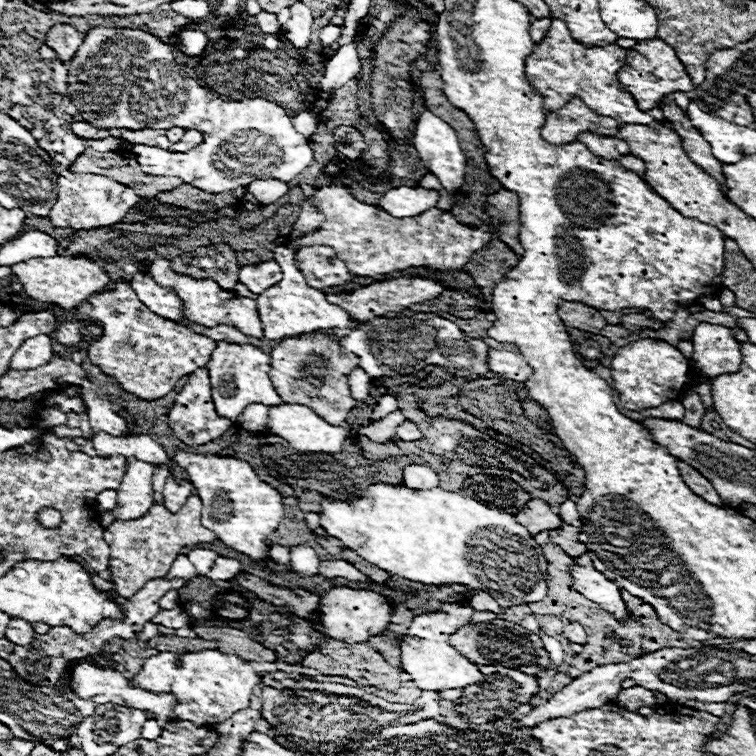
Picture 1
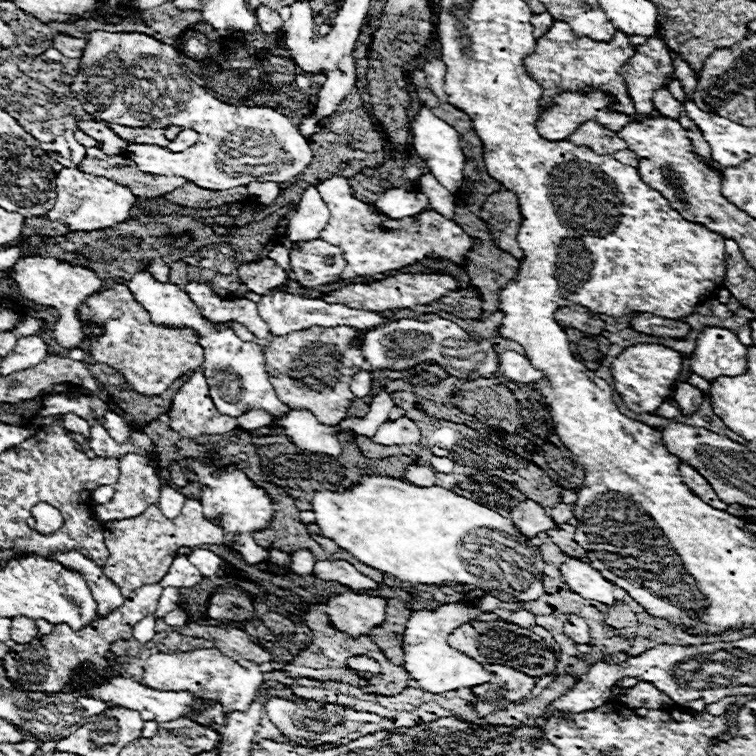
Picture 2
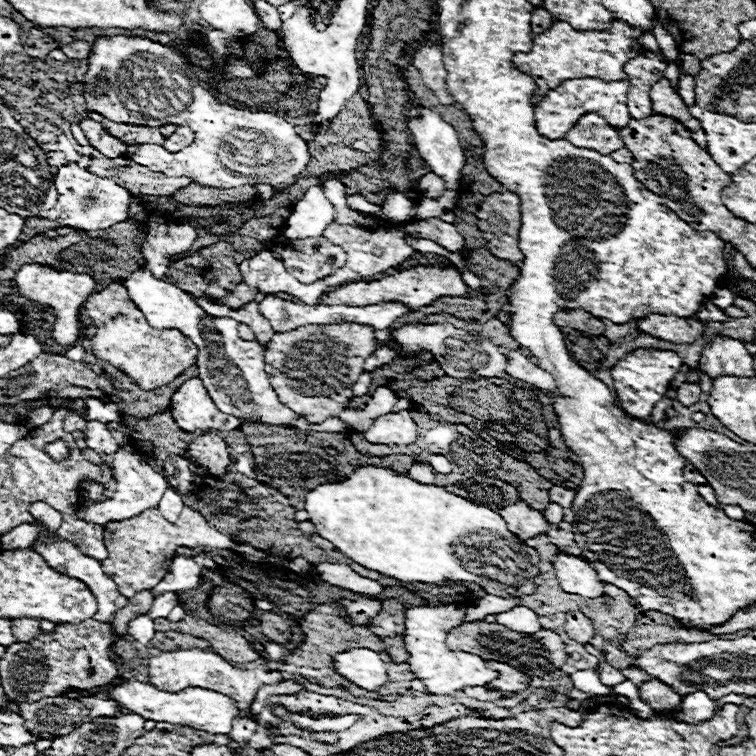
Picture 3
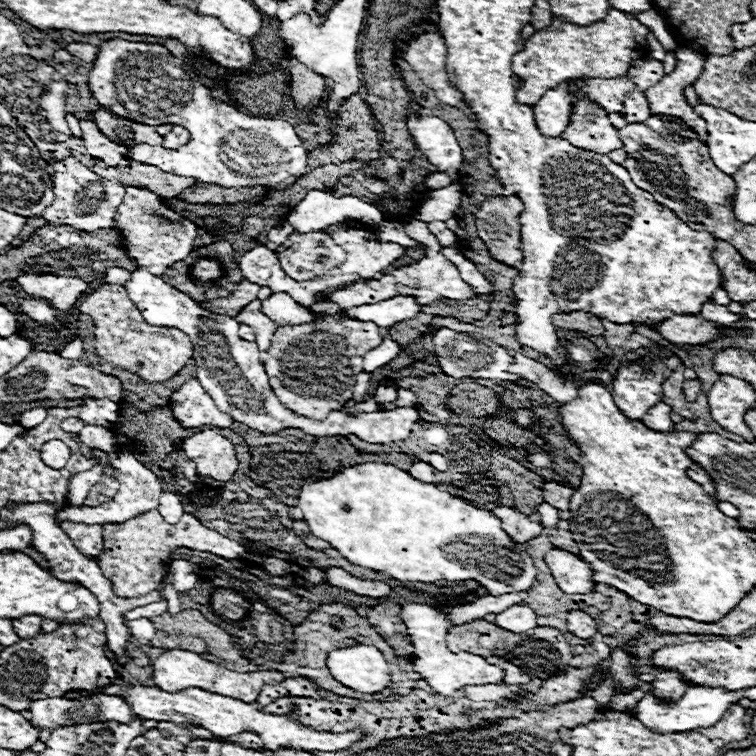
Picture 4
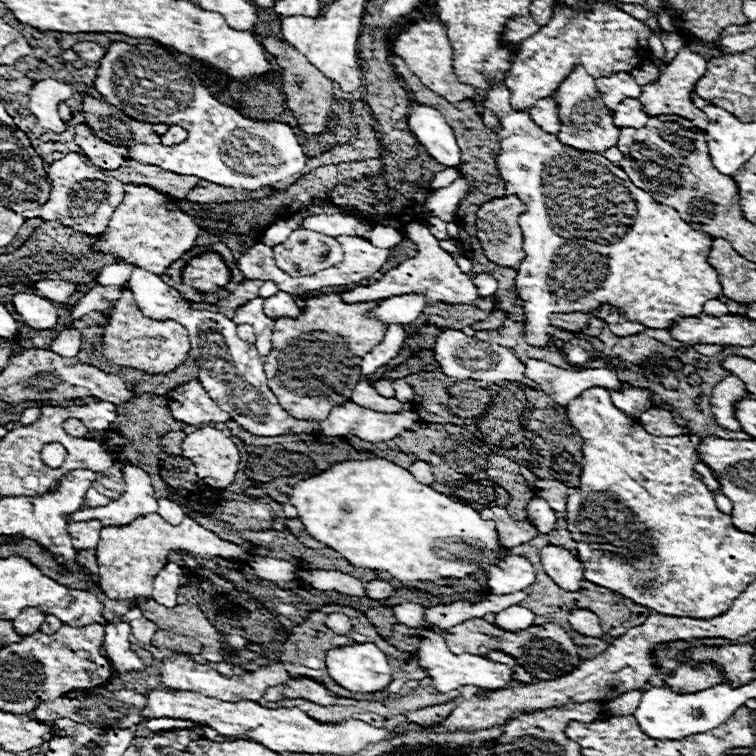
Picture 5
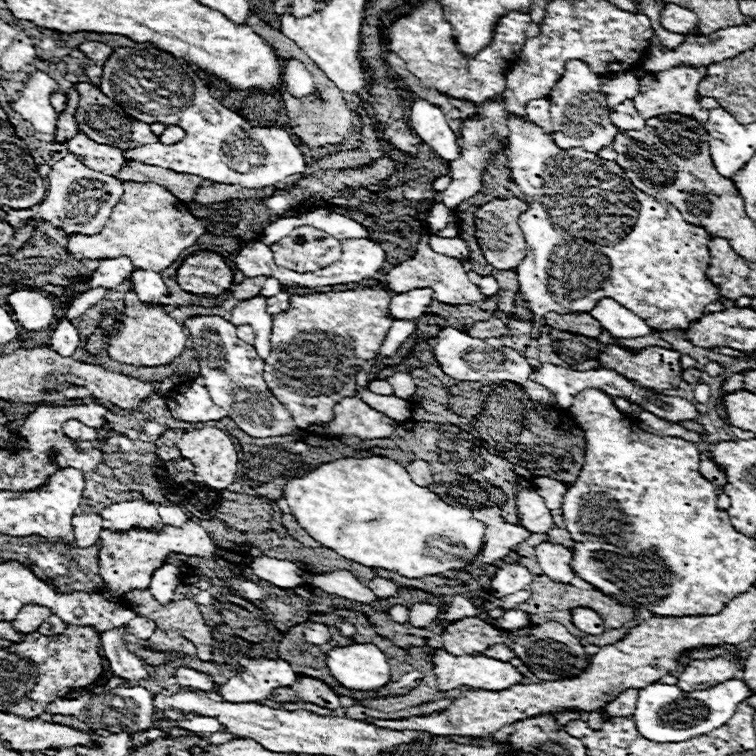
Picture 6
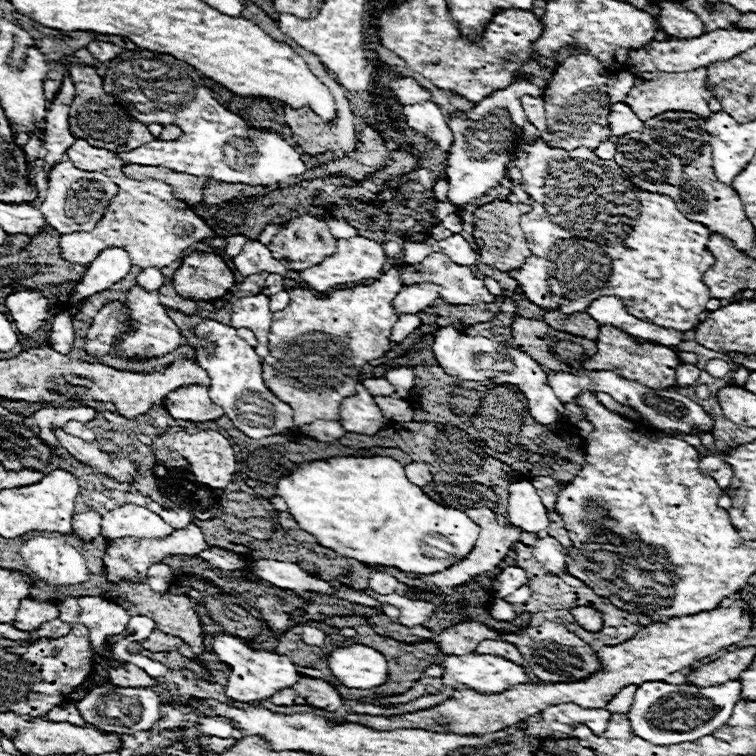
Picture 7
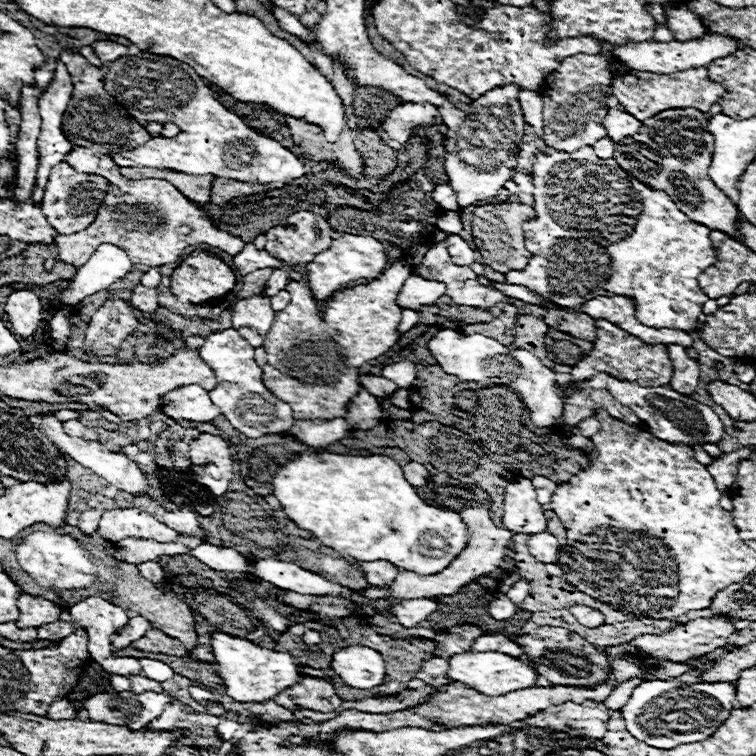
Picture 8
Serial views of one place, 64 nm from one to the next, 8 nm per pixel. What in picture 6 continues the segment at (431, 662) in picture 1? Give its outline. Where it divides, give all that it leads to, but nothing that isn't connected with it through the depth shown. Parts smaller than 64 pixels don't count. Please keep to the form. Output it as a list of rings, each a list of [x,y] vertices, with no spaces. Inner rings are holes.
[[[396,604],[396,606],[392,606],[392,608],[388,610],[388,614],[390,614],[390,618],[392,618],[394,622],[408,622],[408,606],[406,606],[406,604]],[[434,648],[432,652],[428,652],[430,662],[434,664],[434,676],[438,682],[438,690],[446,692],[458,686],[468,686],[468,688],[480,688],[480,690],[506,690],[514,684],[524,682],[524,676],[518,674],[518,670],[512,664],[494,660],[494,658],[486,658],[486,656],[472,656],[472,654],[462,654],[462,656],[454,656],[450,652],[446,652],[444,648]]]

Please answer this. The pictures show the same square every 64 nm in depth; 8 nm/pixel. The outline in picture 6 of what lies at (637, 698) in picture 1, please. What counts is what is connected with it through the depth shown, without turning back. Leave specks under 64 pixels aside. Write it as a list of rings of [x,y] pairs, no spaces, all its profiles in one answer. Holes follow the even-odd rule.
[[[728,654],[724,658],[714,660],[690,660],[686,668],[678,676],[678,686],[684,692],[706,690],[722,680],[734,678],[734,674],[742,668],[742,658],[738,654]]]

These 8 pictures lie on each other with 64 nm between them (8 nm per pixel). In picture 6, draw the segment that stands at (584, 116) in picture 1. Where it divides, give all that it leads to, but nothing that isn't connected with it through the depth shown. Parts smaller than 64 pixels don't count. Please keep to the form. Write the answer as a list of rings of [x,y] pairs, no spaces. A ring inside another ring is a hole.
[[[616,72],[614,76],[602,78],[602,92],[606,92],[610,108],[622,104],[624,100],[632,100],[638,90],[638,78],[632,72]],[[538,98],[538,100],[532,100],[528,106],[526,106],[526,116],[530,122],[538,124],[544,132],[554,132],[552,128],[552,120],[550,120],[550,102],[546,98]]]

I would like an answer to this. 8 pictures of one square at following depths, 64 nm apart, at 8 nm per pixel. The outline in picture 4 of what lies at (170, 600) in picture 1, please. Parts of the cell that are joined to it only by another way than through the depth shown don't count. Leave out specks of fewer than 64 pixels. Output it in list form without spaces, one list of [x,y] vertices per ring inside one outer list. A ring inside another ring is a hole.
[[[162,600],[146,606],[137,607],[124,615],[124,620],[134,620],[142,617],[151,618],[168,610],[167,602]]]

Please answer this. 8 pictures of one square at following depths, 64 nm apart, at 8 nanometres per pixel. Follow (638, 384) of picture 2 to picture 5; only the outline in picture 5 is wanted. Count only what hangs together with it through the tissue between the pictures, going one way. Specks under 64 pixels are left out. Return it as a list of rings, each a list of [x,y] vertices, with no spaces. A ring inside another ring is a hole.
[[[628,382],[622,384],[622,390],[612,390],[610,396],[612,396],[612,402],[618,406],[618,410],[626,412],[626,416],[634,420],[638,420],[640,414],[652,406],[652,394]]]

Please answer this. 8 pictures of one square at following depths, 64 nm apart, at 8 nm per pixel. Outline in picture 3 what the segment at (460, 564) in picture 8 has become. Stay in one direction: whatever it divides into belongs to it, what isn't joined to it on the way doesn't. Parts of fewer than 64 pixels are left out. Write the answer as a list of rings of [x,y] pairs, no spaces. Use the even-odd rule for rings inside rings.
[[[518,502],[514,506],[502,508],[500,516],[506,520],[510,532],[514,532],[522,540],[534,538],[538,534],[546,534],[550,528],[550,524],[542,516],[542,512],[530,508],[526,502]]]

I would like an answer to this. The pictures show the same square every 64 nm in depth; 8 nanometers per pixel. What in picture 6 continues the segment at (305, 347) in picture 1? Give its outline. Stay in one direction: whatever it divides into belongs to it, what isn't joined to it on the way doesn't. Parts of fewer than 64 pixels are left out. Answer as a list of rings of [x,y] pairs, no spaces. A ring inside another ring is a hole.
[[[378,286],[292,296],[290,310],[274,316],[270,336],[272,352],[266,358],[266,364],[270,366],[264,366],[264,380],[272,394],[288,408],[300,428],[330,422],[334,418],[334,406],[342,398],[354,396],[356,378],[352,376],[360,370],[364,360],[376,356],[390,330],[390,324],[394,322],[386,316],[390,298],[392,292],[384,292]],[[302,332],[324,332],[324,346],[312,346],[306,340],[298,340],[298,334]]]

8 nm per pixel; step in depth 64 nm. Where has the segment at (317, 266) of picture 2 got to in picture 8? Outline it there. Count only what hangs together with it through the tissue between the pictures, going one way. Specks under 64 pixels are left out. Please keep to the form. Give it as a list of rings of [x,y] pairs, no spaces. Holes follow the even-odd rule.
[[[296,212],[292,216],[288,216],[280,226],[274,226],[266,232],[268,236],[268,242],[266,242],[266,250],[282,260],[284,264],[290,264],[290,266],[306,266],[310,264],[316,254],[324,252],[330,248],[332,244],[332,228],[330,224],[318,216],[318,214],[312,214],[312,212]]]

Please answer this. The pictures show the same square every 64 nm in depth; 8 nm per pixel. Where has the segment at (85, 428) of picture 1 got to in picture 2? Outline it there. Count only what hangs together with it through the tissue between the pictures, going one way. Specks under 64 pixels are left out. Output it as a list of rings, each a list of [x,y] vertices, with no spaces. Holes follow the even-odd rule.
[[[64,414],[64,428],[72,430],[72,432],[78,432],[84,438],[90,436],[90,424],[84,418],[76,416],[76,414]]]

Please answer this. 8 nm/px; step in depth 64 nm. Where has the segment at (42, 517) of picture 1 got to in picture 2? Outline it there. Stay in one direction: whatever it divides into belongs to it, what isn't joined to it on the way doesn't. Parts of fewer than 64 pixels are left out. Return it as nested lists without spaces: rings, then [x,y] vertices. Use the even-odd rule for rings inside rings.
[[[44,502],[32,508],[32,517],[35,520],[35,530],[41,534],[51,534],[61,527],[61,513]]]

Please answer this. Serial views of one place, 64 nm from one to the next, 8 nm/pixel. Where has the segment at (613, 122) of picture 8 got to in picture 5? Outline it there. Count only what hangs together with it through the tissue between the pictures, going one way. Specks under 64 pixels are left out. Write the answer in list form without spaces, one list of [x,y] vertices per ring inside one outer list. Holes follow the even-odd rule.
[[[626,98],[614,112],[614,122],[618,128],[624,128],[624,126],[632,126],[632,128],[640,128],[646,124],[648,120],[648,114],[642,106],[642,102],[638,98]]]

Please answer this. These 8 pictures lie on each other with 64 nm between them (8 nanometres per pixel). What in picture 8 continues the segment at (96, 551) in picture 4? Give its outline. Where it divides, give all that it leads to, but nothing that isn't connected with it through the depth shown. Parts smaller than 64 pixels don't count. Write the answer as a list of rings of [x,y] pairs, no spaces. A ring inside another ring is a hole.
[[[90,510],[90,512],[82,512],[80,514],[80,522],[74,522],[86,536],[92,536],[94,532],[98,532],[98,522],[100,522],[102,512],[98,510]]]

